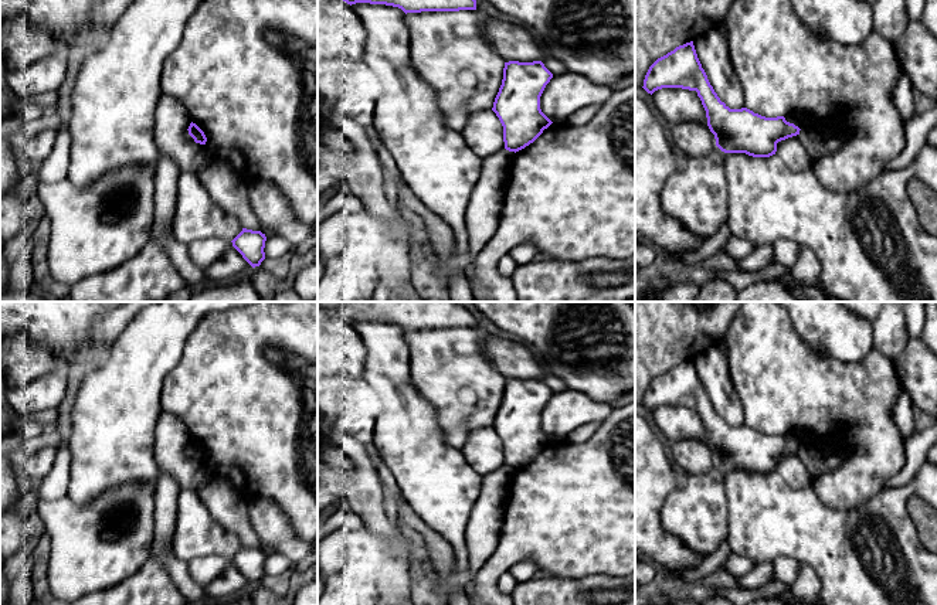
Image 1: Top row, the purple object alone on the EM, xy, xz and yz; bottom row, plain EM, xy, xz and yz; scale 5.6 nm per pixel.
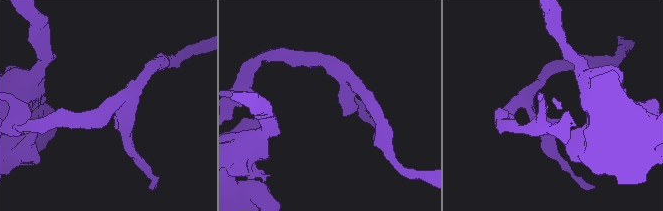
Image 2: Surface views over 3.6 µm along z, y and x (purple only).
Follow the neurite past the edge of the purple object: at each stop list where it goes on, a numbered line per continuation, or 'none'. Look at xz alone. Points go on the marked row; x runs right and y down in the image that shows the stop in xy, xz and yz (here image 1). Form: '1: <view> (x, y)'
none

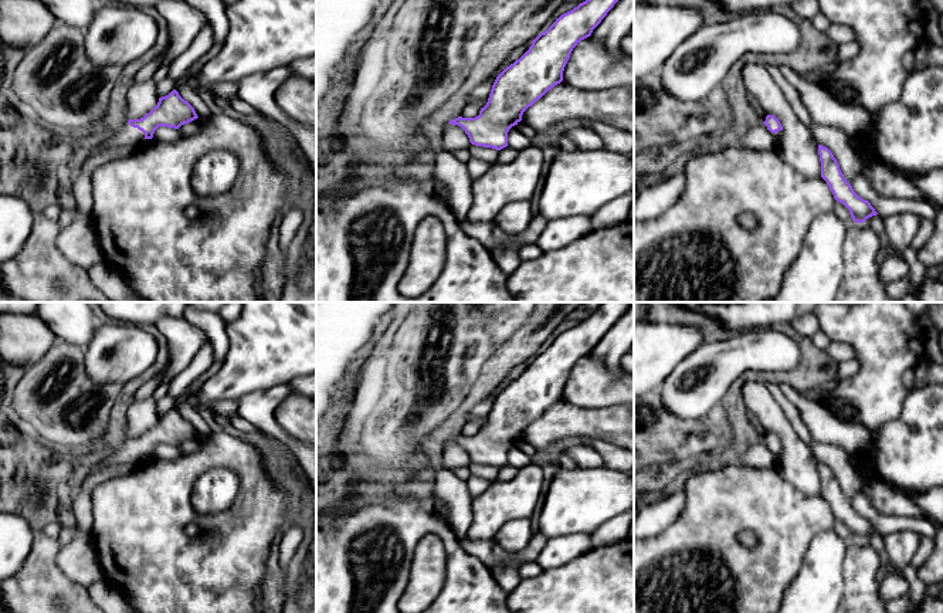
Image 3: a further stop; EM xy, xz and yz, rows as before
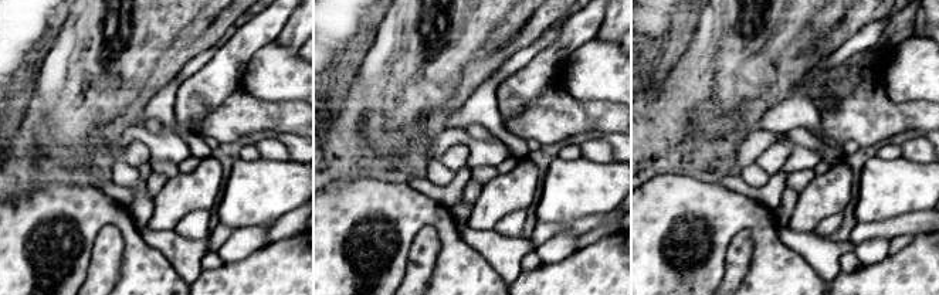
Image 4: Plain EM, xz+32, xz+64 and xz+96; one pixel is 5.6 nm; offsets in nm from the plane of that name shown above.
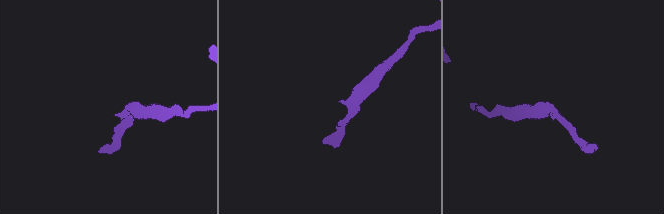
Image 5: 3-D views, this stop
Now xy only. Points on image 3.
1: xy (128, 135)

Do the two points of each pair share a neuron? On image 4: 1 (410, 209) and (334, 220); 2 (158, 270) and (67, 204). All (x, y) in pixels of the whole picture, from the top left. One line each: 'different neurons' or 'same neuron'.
1: same neuron
2: same neuron

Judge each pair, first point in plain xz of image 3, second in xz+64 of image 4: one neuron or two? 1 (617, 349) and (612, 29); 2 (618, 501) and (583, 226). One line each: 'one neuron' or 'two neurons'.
1: one neuron
2: two neurons

